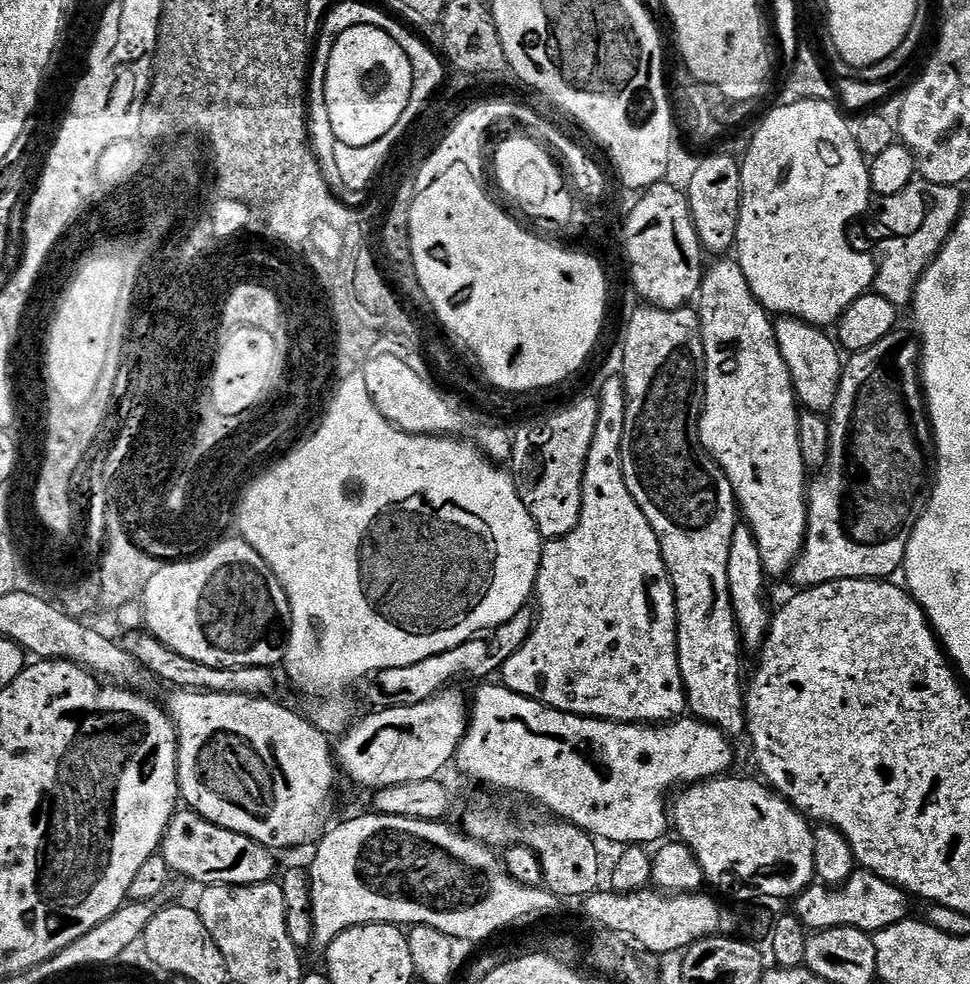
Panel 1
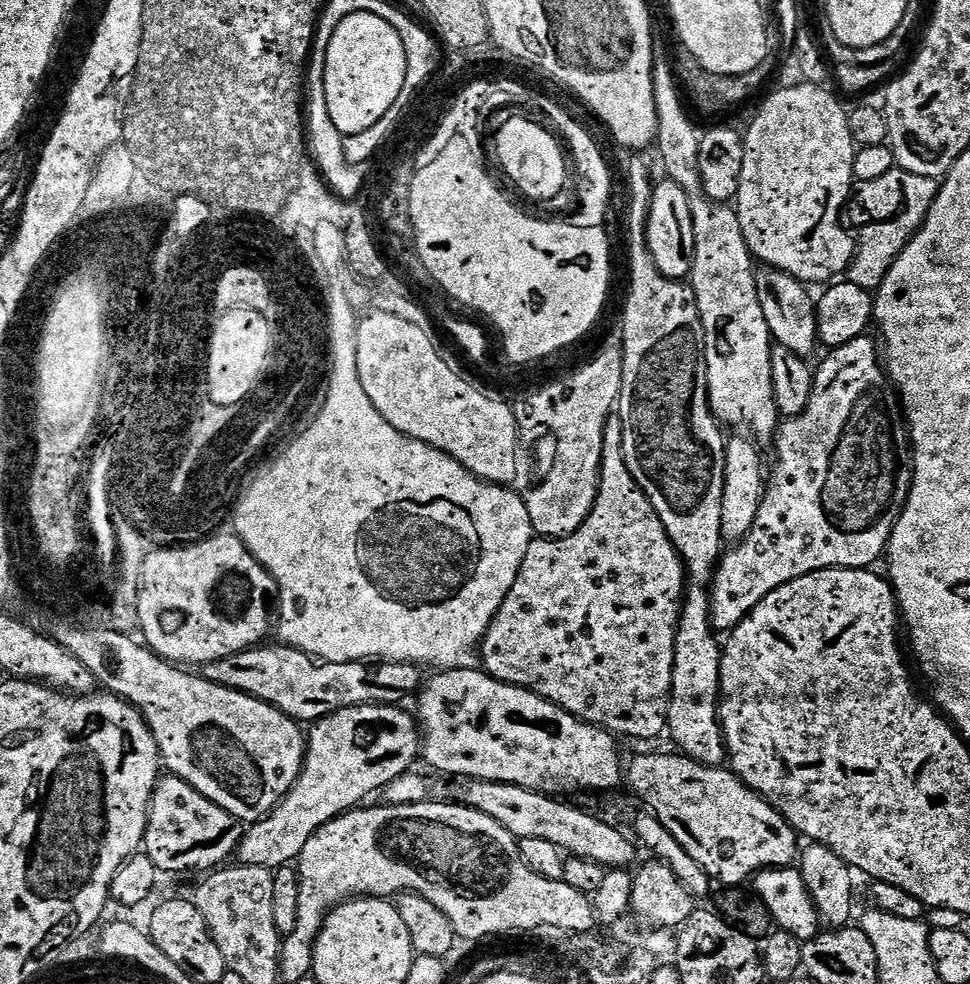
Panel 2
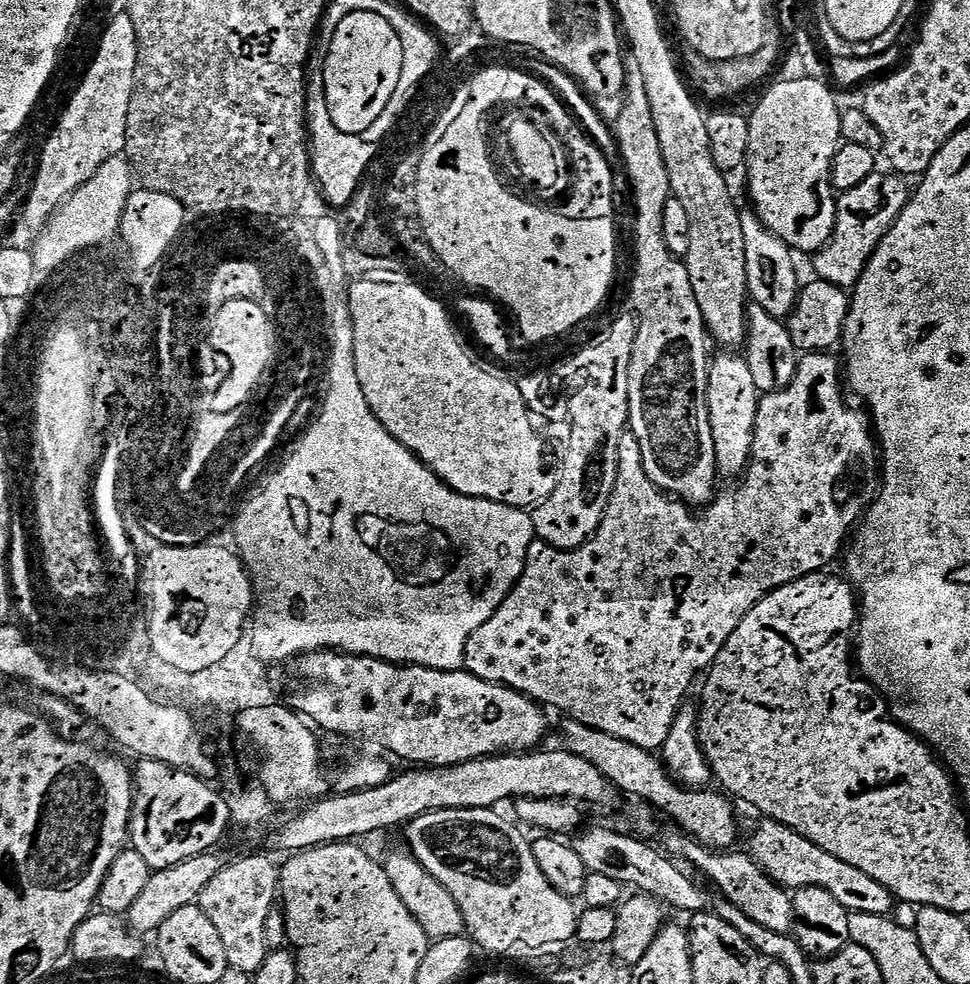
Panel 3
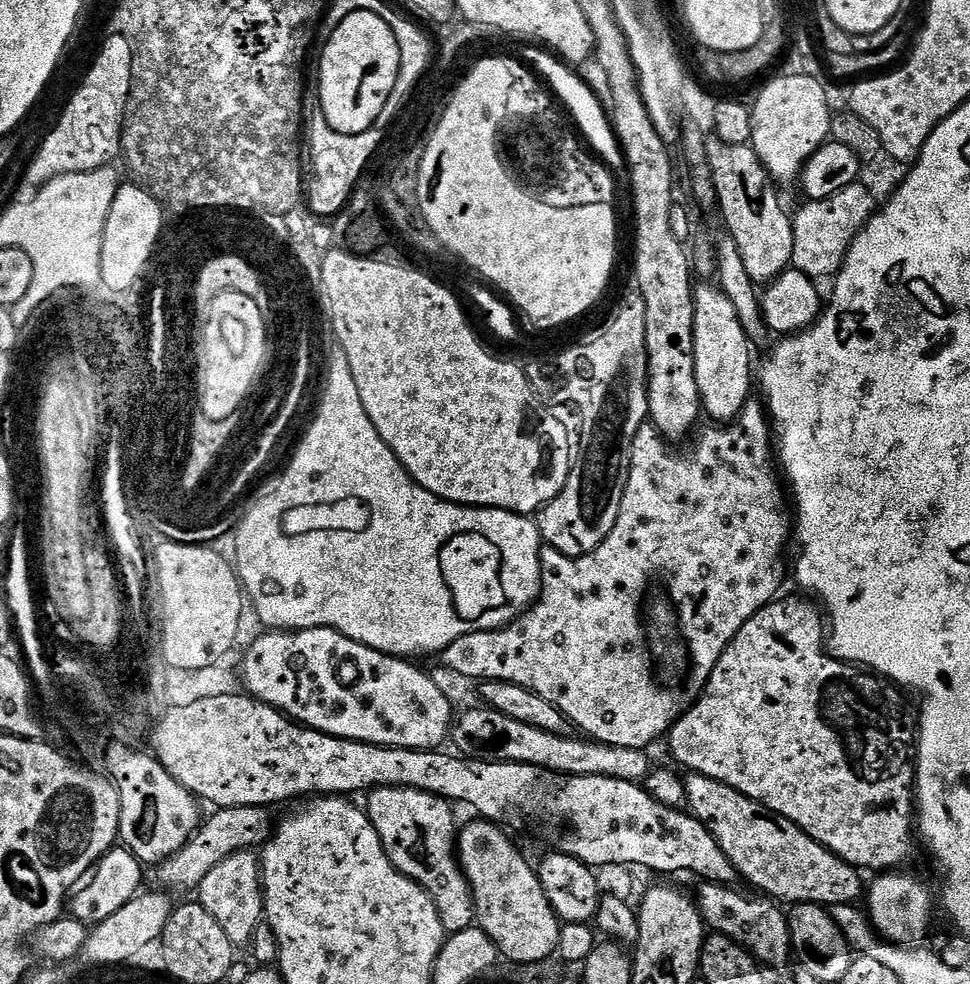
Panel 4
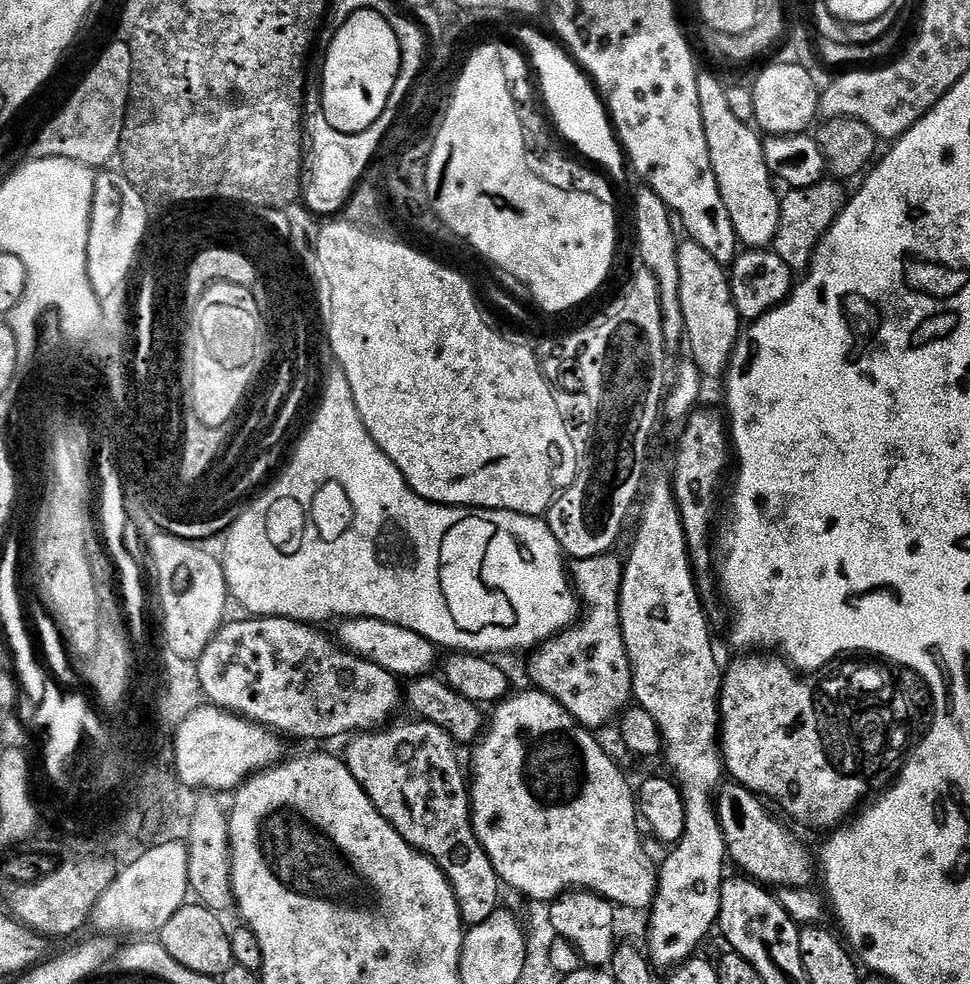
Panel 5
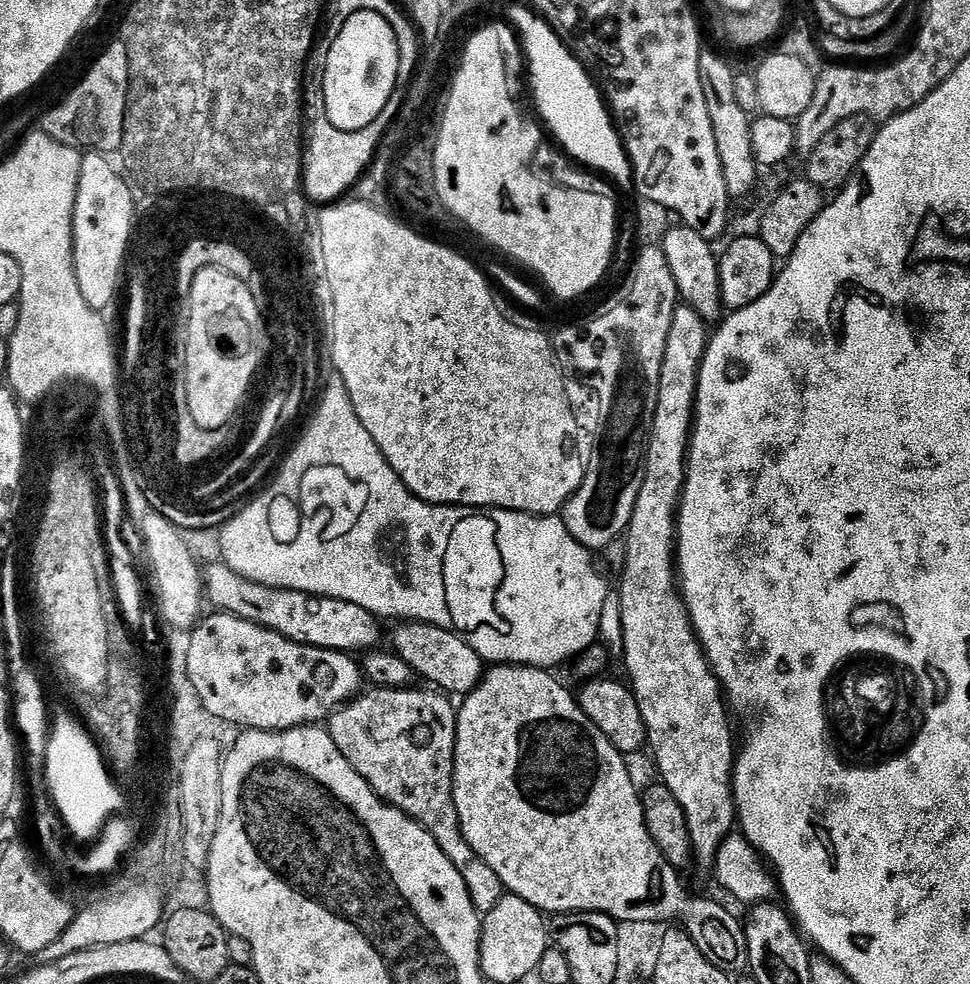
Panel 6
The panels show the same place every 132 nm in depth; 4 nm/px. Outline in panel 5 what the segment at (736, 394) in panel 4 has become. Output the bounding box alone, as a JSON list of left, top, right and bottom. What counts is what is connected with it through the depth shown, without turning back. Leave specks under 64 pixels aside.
[677,238,742,377]

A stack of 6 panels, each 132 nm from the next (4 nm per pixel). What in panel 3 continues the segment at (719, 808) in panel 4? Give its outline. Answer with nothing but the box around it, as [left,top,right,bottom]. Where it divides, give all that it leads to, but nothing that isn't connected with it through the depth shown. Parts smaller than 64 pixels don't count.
[746,818,898,917]

